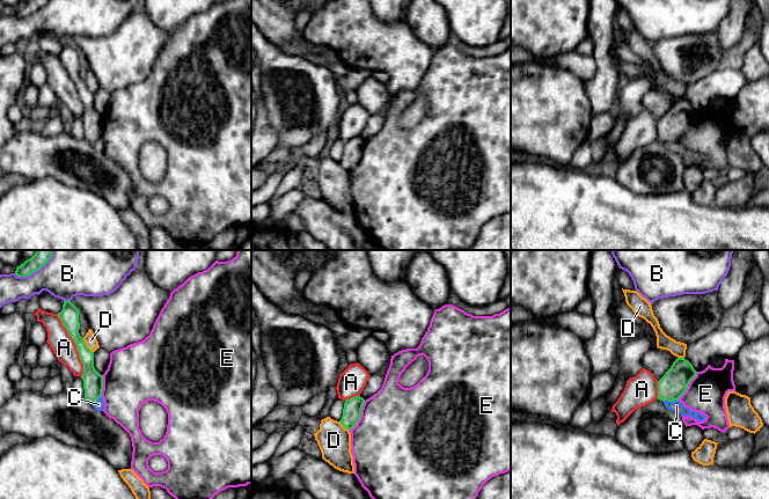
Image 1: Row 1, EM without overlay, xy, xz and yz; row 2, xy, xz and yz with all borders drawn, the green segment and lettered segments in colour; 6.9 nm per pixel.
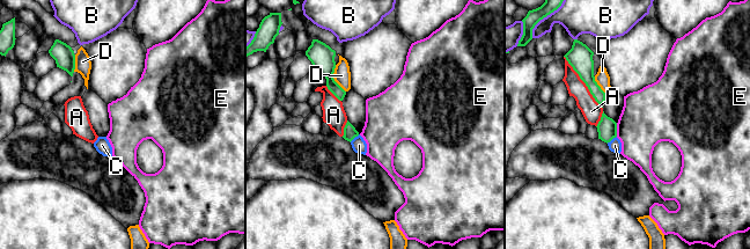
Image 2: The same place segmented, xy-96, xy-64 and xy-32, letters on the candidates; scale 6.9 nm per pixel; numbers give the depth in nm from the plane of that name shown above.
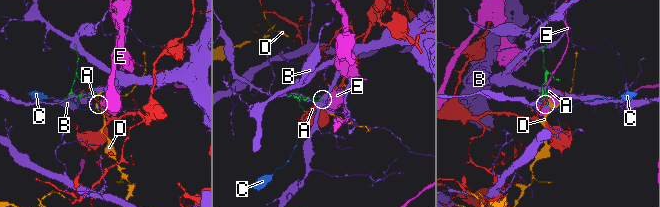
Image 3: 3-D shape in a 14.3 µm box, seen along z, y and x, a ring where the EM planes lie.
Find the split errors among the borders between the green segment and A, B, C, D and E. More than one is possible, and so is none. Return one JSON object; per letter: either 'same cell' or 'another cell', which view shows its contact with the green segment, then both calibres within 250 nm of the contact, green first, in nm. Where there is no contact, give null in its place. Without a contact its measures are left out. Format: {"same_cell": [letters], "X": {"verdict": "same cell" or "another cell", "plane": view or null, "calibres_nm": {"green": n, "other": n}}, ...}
{"same_cell": [], "A": {"verdict": "another cell", "plane": "xy", "calibres_nm": {"green": 130, "other": 160}}, "B": {"verdict": "another cell", "plane": "xy", "calibres_nm": {"green": 100, "other": 280}}, "C": {"verdict": "another cell", "plane": "yz", "calibres_nm": {"green": 190, "other": 80}}, "D": {"verdict": "another cell", "plane": "xy", "calibres_nm": {"green": 140, "other": 90}}, "E": {"verdict": "another cell", "plane": "xz", "calibres_nm": {"green": 130, "other": 500}}}

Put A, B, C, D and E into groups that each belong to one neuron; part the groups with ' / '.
A / B / C / D / E

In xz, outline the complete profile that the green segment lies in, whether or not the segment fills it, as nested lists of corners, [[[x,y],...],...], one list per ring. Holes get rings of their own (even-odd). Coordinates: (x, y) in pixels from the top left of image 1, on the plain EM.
[[[356,137],[345,141],[343,156],[339,163],[349,171],[352,170],[359,162],[364,144],[365,140],[360,137]]]

